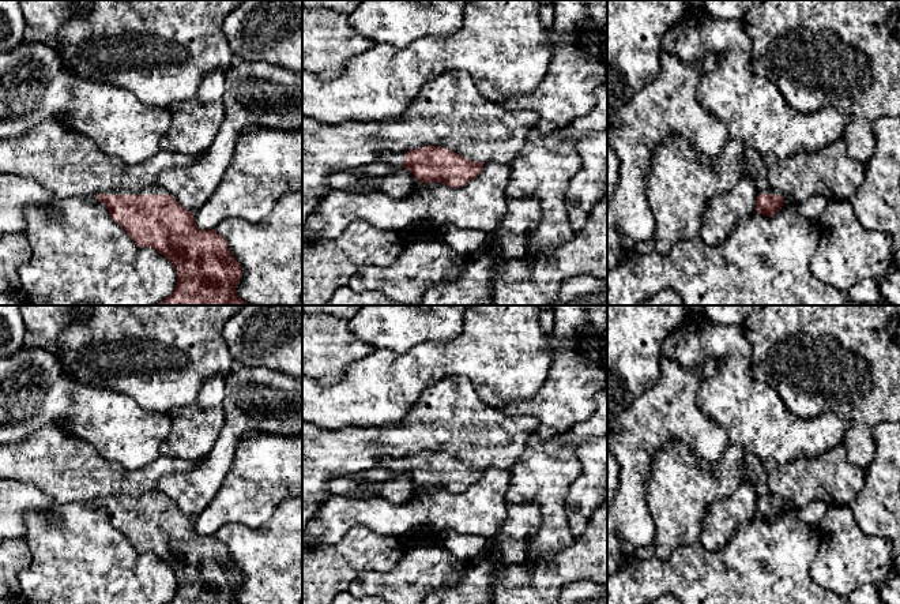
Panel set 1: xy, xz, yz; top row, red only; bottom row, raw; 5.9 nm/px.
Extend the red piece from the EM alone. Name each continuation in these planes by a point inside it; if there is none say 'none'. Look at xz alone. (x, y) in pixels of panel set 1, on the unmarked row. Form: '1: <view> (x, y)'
1: xz (396, 464)

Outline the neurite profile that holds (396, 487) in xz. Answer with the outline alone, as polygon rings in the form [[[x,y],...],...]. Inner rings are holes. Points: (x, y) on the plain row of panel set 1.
[[[376,465],[358,476],[331,480],[327,485],[327,498],[369,499],[377,496],[393,504],[404,504],[418,489],[414,480],[406,473]]]

